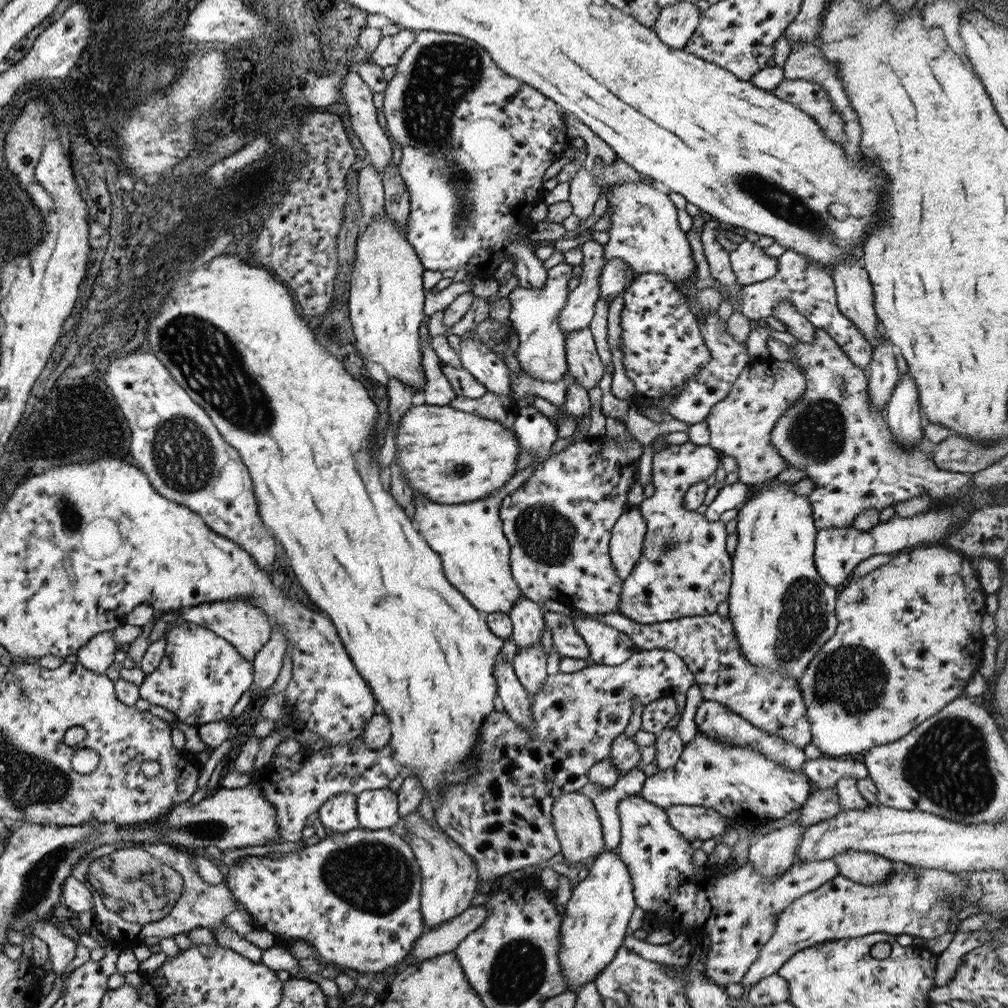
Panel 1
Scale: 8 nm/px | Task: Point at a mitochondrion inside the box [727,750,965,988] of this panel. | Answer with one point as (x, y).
(944, 895)

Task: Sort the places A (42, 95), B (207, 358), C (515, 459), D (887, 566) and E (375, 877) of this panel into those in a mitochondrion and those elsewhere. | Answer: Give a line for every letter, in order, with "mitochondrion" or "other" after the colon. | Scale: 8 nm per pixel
A: other
B: mitochondrion
C: other
D: other
E: mitochondrion

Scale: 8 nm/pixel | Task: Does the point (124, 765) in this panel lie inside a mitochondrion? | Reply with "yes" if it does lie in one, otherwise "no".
no

